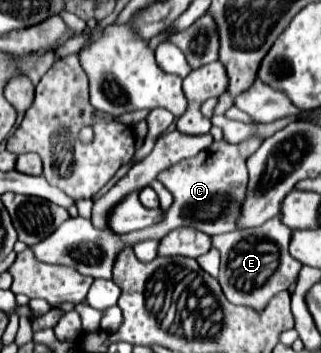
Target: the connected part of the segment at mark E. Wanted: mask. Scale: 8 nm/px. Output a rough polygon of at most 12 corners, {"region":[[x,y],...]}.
{"region":[[263,227],[211,237],[217,279],[233,305],[261,313],[297,281],[291,229]]}

